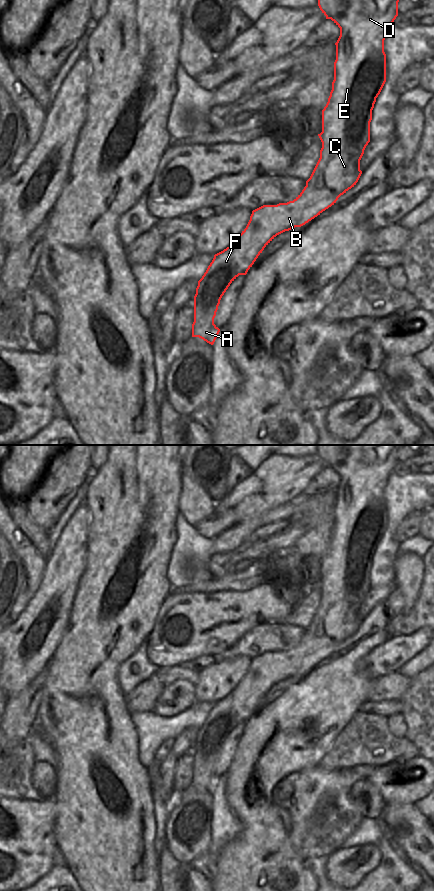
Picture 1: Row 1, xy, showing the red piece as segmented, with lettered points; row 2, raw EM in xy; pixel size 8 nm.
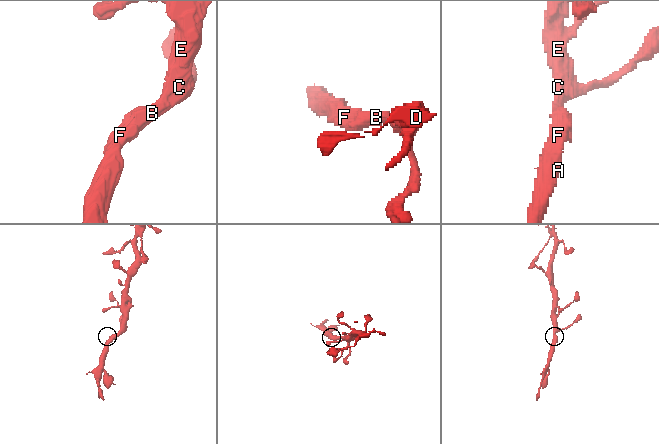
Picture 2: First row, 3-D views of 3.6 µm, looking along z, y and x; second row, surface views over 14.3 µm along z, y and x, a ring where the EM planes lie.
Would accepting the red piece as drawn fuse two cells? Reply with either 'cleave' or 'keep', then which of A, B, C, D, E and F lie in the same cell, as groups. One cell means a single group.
keep; A B C D E F

